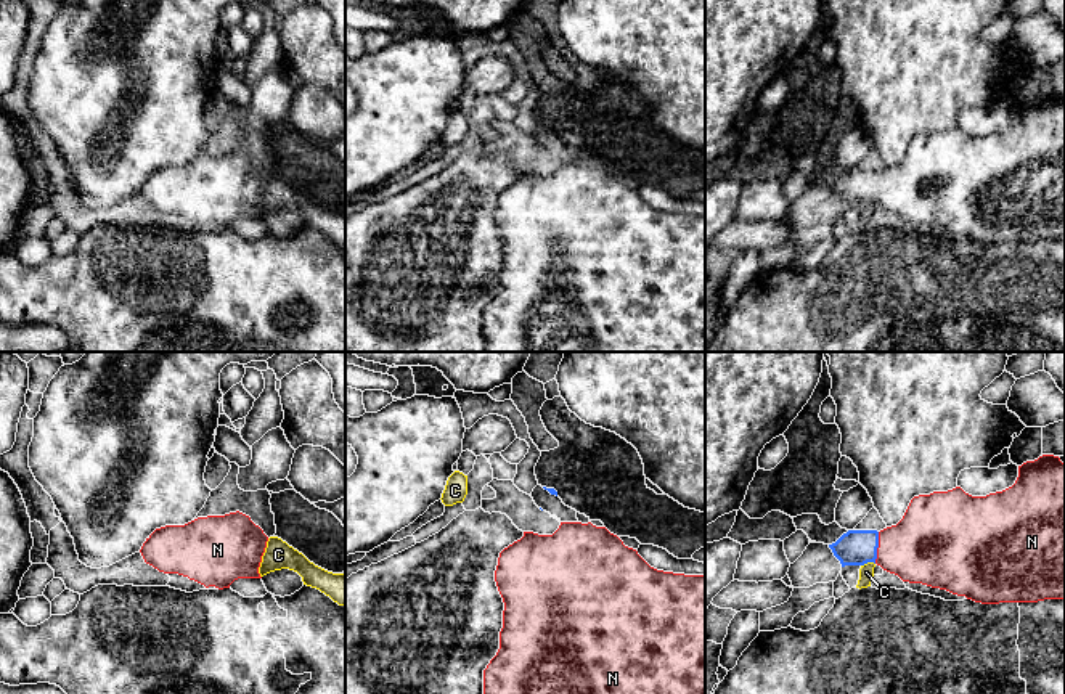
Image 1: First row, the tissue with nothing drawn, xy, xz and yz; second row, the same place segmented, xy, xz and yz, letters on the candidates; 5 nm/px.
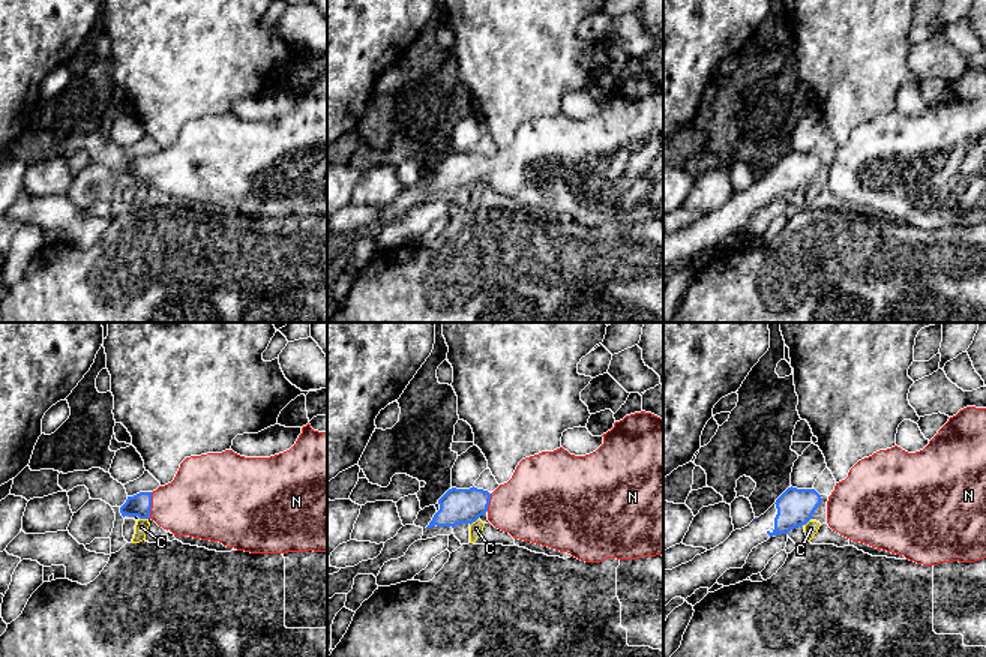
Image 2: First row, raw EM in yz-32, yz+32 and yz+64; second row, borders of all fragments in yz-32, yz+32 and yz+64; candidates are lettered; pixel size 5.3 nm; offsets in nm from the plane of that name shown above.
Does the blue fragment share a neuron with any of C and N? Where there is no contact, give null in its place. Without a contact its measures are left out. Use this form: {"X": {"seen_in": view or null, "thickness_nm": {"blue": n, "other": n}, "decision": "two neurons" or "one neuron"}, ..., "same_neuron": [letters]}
{"C": {"seen_in": "yz", "thickness_nm": {"blue": 180, "other": 80}, "decision": "two neurons"}, "N": {"seen_in": "yz", "thickness_nm": {"blue": 180, "other": 380}, "decision": "one neuron"}, "same_neuron": ["N"]}

